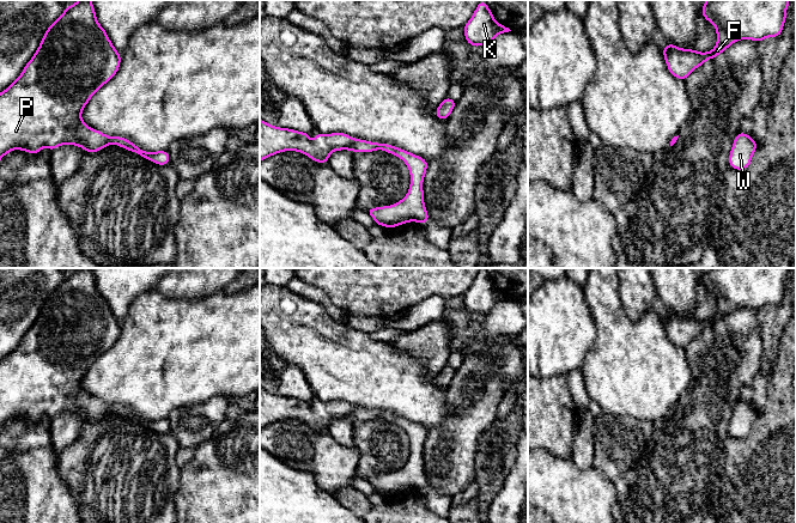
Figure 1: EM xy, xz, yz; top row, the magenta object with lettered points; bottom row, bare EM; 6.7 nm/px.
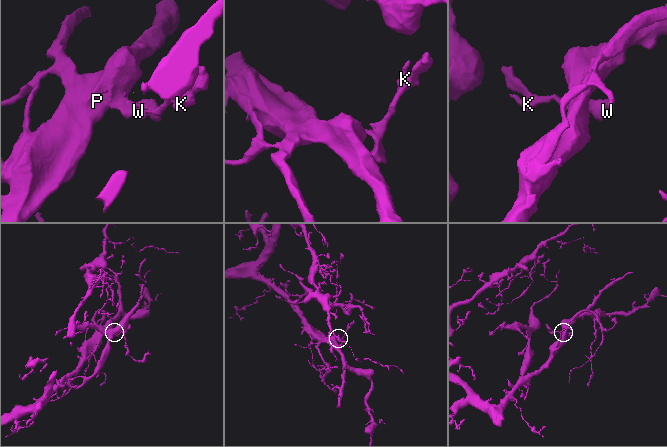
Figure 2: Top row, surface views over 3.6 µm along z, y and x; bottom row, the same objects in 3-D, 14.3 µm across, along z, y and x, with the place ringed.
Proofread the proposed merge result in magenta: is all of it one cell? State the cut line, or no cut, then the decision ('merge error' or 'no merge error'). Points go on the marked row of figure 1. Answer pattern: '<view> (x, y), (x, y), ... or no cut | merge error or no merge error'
no cut | no merge error

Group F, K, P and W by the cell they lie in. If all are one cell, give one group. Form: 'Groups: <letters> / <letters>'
Groups: F K P W

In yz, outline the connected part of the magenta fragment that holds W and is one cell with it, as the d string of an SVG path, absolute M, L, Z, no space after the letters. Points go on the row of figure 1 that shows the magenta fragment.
M740 132L730 150L729 166L735 170L746 170L751 165L756 147L758 145L752 136Z

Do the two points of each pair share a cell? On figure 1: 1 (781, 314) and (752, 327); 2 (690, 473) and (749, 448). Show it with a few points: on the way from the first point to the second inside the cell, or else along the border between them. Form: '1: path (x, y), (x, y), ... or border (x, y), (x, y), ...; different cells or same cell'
1: border (759, 310), (763, 351); different cells
2: border (728, 433), (723, 447), (721, 486); different cells

